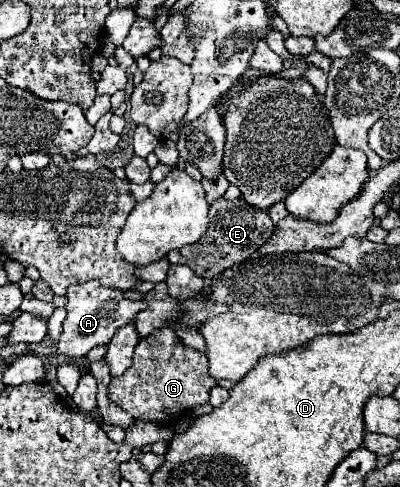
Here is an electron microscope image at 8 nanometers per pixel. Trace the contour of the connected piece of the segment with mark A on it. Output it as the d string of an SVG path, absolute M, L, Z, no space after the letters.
M86 281L86 283L76 283L68 287L68 305L66 305L66 319L62 323L62 335L58 341L58 351L62 355L80 359L84 357L92 347L96 345L108 345L112 335L128 325L132 317L144 309L142 301L130 301L124 297L122 291L112 289L112 287L102 287L98 281Z

